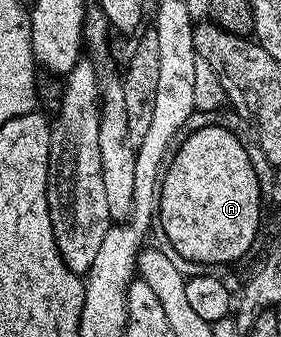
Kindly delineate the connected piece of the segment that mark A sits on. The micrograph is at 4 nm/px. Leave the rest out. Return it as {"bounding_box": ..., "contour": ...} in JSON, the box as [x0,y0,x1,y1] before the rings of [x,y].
{"bounding_box":[159,124,258,264],"contour":[[[210,124],[201,126],[194,134],[184,135],[185,143],[176,147],[175,153],[168,159],[159,187],[159,226],[167,241],[173,245],[172,253],[178,259],[208,264],[213,258],[246,257],[249,245],[258,238],[253,235],[255,225],[255,183],[247,172],[249,161],[247,152],[241,149],[239,140],[221,126]]]}

